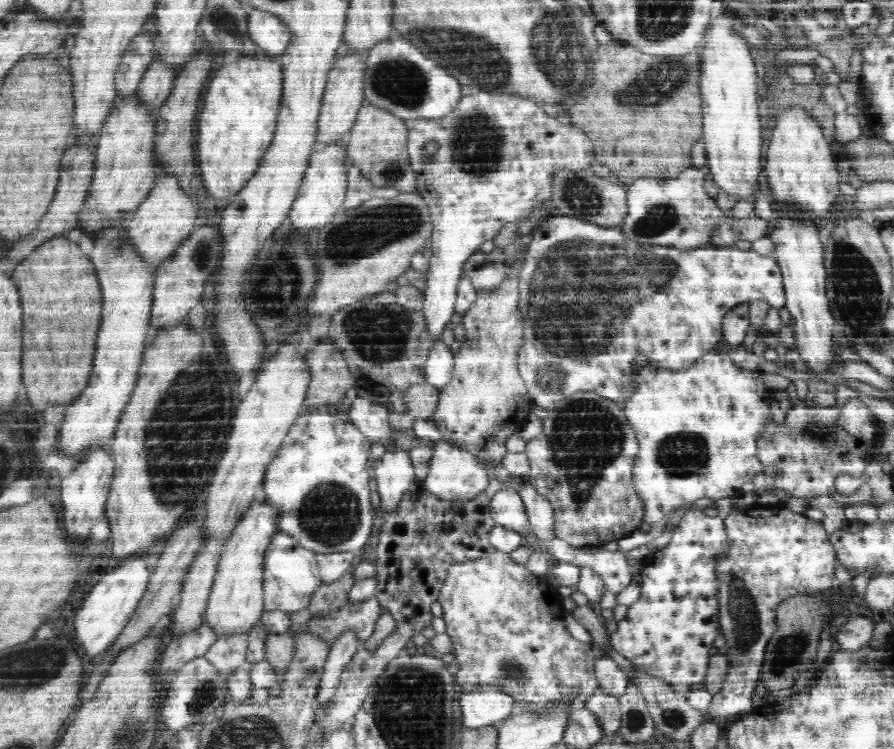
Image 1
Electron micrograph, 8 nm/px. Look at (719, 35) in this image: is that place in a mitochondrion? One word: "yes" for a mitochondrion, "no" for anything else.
no

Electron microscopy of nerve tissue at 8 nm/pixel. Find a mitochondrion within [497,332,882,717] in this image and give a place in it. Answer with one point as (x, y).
(586, 436)

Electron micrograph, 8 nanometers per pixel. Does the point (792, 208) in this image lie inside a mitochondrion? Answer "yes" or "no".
no

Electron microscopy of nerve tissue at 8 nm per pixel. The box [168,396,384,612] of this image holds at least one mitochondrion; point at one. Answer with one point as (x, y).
(331, 514)

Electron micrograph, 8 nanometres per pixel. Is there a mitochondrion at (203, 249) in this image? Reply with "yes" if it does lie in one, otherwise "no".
yes

